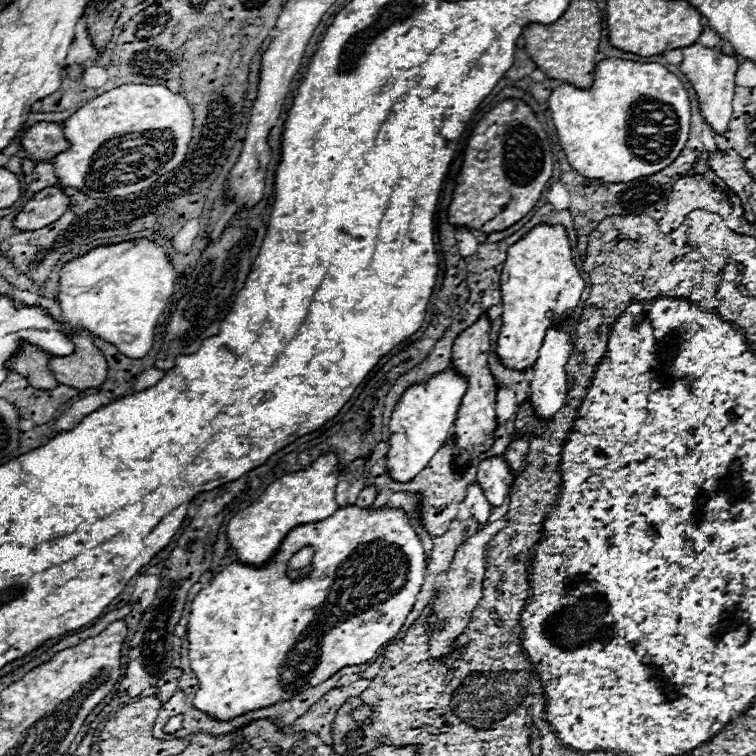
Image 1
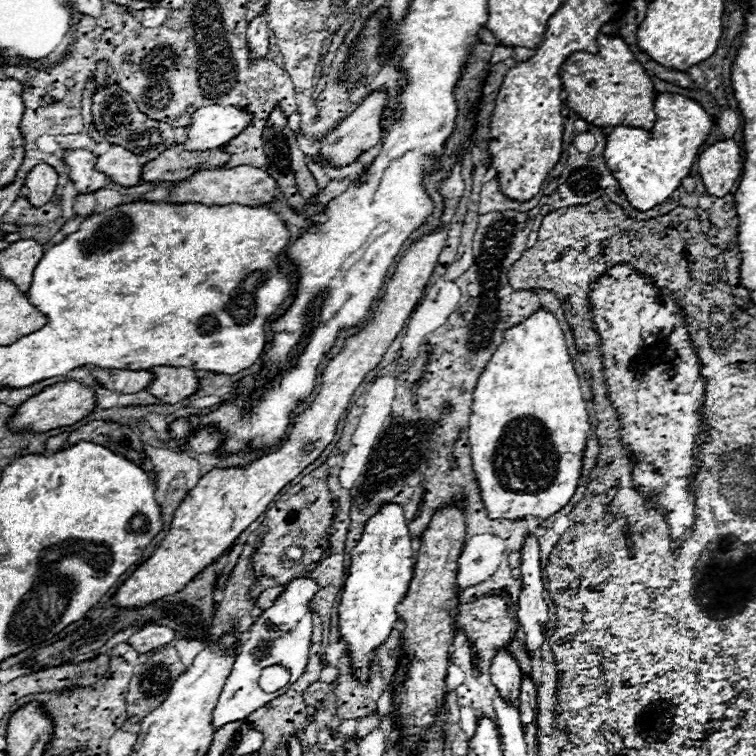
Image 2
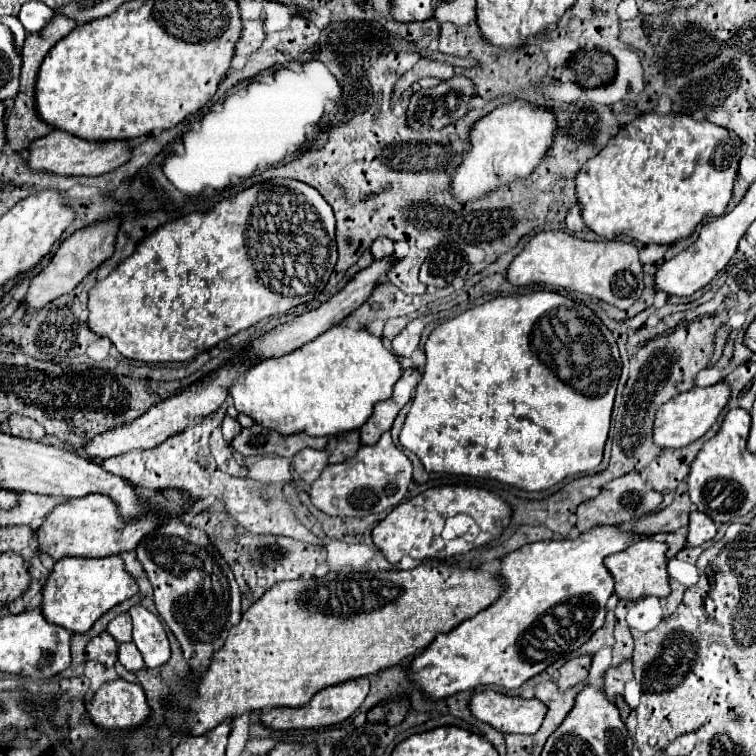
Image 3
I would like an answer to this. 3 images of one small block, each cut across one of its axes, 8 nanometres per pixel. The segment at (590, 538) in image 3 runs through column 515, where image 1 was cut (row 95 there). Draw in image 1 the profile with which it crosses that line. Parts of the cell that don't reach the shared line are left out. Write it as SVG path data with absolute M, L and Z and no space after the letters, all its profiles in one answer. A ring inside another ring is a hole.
M606 58L596 64L592 88L580 90L572 84L560 84L550 94L548 108L570 166L582 176L608 182L632 182L668 168L684 150L690 134L688 92L672 72L656 62L640 64L632 60Z

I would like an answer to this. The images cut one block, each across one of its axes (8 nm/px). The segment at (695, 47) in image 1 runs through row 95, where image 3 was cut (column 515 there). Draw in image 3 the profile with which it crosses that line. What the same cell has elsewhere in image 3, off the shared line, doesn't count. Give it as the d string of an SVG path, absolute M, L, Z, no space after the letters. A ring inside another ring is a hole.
M494 690L478 692L470 700L470 712L504 734L534 734L546 716L546 704L538 698L526 700Z

